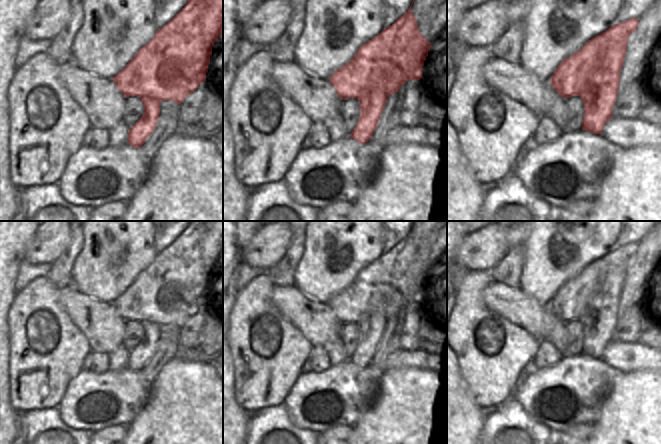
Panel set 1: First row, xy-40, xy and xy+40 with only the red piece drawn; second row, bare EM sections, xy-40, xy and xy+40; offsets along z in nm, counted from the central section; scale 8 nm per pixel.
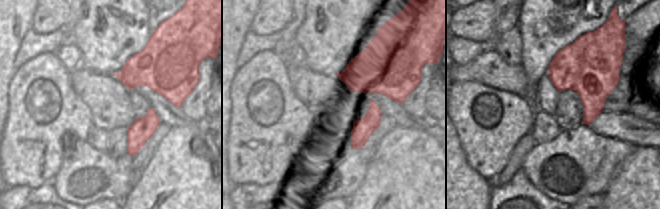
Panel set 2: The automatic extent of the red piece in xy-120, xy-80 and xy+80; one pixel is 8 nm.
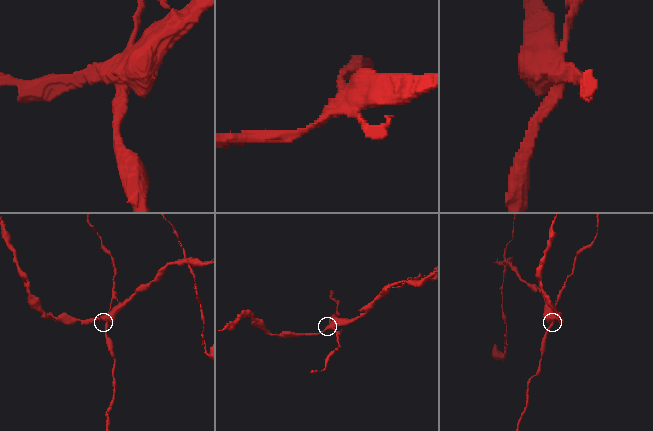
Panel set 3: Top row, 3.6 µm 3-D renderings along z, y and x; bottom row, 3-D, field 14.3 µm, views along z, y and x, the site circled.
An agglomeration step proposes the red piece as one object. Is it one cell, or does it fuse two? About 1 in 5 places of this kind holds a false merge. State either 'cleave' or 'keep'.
cleave

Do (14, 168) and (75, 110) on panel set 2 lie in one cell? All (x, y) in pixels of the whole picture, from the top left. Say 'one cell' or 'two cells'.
one cell

